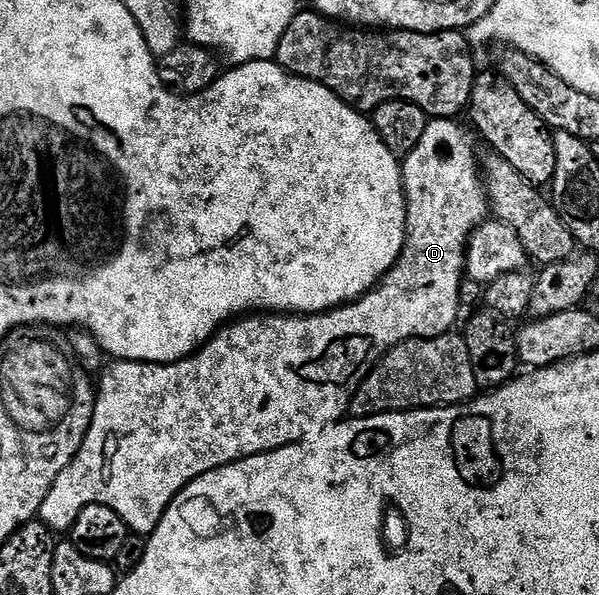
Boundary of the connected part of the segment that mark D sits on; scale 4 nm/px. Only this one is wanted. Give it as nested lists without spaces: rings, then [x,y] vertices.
[[[432,118],[426,126],[426,134],[422,134],[422,142],[414,146],[414,150],[406,157],[402,164],[404,173],[404,198],[406,201],[406,235],[404,248],[396,259],[396,265],[384,275],[384,279],[371,288],[365,296],[359,300],[342,304],[339,308],[332,308],[328,312],[315,314],[248,314],[243,318],[236,318],[227,326],[221,327],[220,331],[204,345],[203,348],[192,353],[186,360],[180,360],[176,364],[140,364],[137,360],[117,360],[109,363],[103,369],[104,377],[98,380],[96,394],[96,409],[90,422],[90,430],[78,450],[78,454],[58,474],[50,494],[46,494],[46,502],[42,502],[38,513],[39,519],[53,533],[67,533],[74,526],[78,514],[86,506],[101,504],[110,506],[120,513],[122,522],[133,533],[144,532],[151,534],[158,526],[158,522],[164,516],[164,512],[170,506],[170,502],[190,481],[196,480],[202,474],[210,470],[218,470],[227,464],[233,464],[235,460],[245,460],[251,456],[257,456],[263,452],[273,452],[279,448],[285,448],[291,444],[299,444],[309,438],[319,437],[320,433],[331,424],[337,423],[345,415],[346,410],[351,409],[352,395],[356,388],[370,374],[370,370],[385,356],[394,346],[398,346],[407,340],[417,338],[425,340],[431,336],[442,336],[453,331],[452,323],[460,312],[460,276],[466,272],[466,249],[468,237],[479,224],[484,223],[490,212],[490,205],[484,190],[481,169],[478,167],[478,152],[472,149],[468,136],[456,125],[457,121],[452,118]]]

